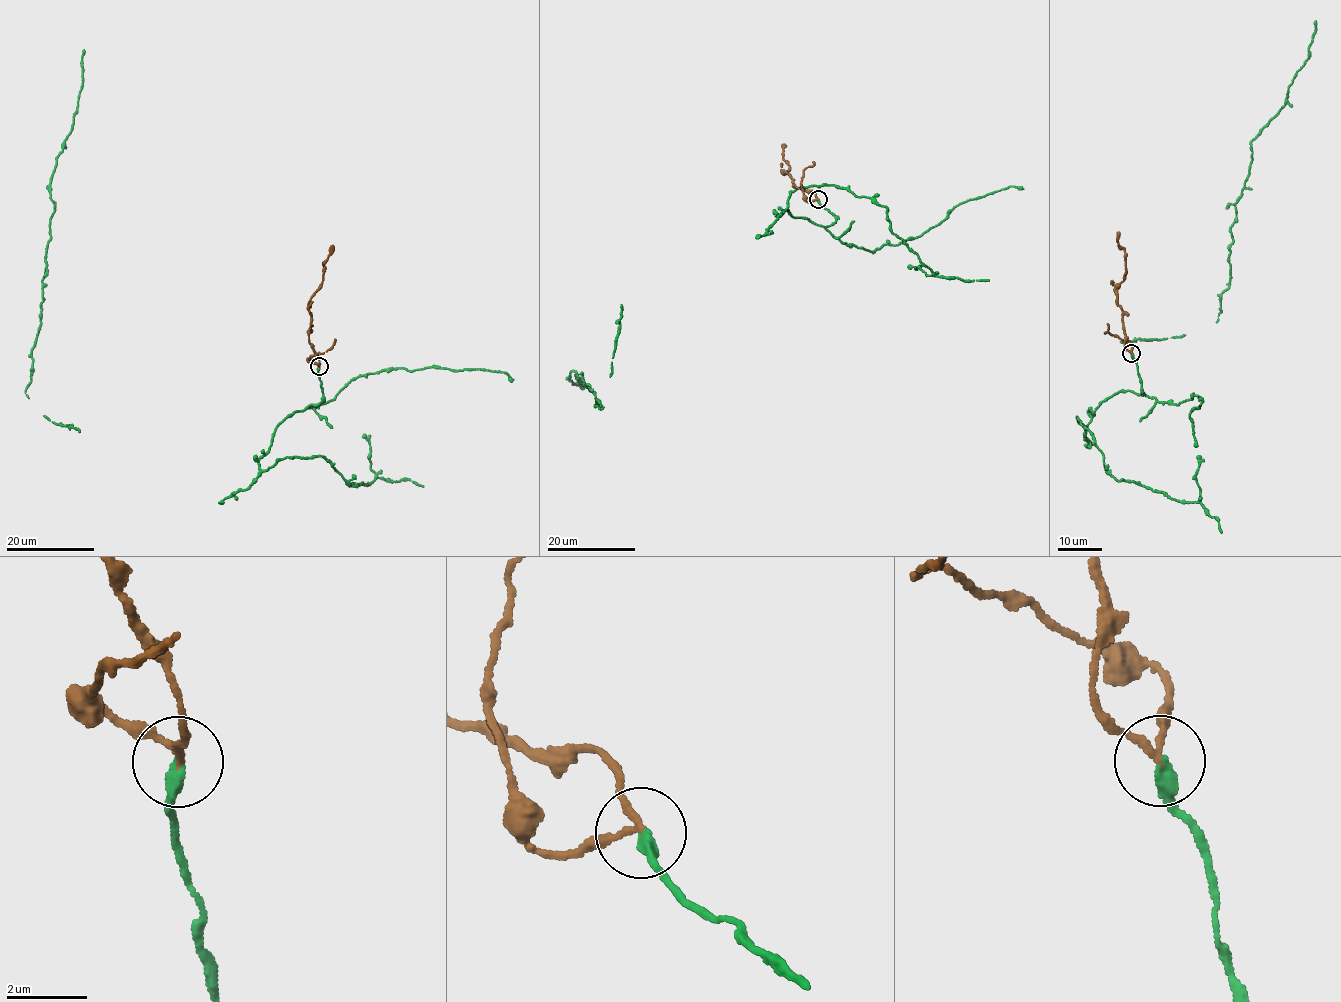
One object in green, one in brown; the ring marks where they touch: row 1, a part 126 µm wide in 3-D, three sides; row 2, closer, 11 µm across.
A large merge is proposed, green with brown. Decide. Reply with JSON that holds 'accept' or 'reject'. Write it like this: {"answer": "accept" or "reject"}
{"answer": "accept"}

